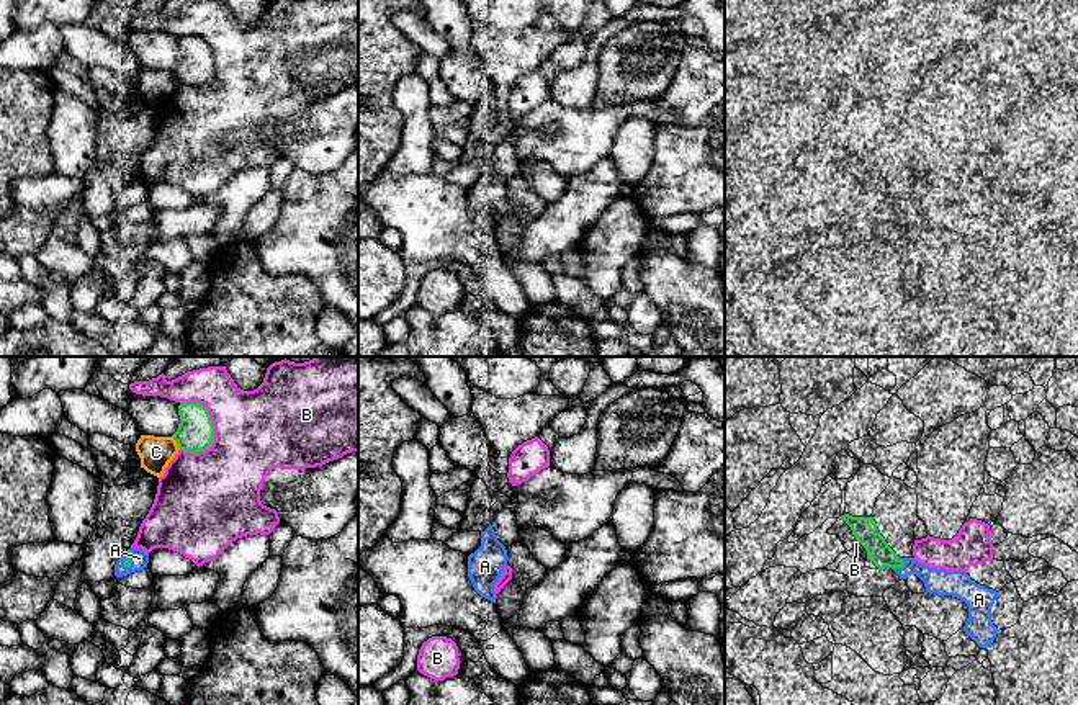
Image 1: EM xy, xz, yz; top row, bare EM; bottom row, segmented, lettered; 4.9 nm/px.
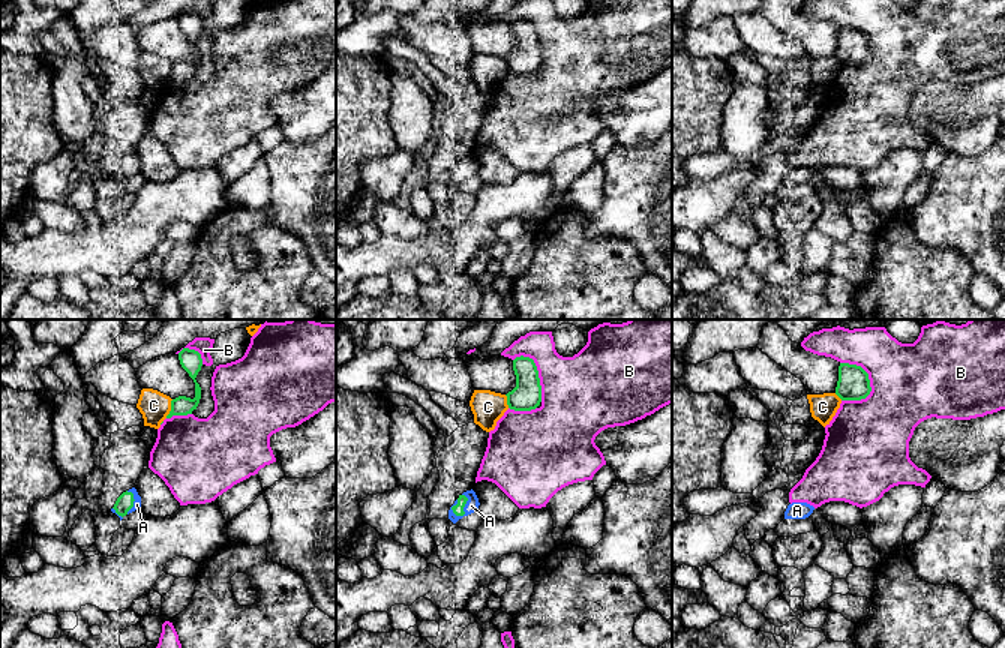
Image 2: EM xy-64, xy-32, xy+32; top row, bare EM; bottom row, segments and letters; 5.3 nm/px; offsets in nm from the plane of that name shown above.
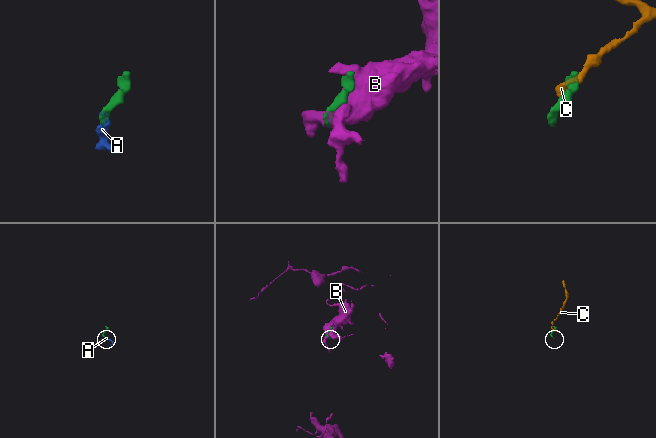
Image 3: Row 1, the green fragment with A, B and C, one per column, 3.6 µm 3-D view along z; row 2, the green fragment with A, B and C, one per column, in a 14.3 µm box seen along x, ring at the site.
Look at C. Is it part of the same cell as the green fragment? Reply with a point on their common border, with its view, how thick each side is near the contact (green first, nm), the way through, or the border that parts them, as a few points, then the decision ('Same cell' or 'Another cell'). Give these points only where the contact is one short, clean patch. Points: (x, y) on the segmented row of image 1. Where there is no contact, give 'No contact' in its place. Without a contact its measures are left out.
Touches green at xy (175, 440). Thickness 180 nm (green) against 160 nm. Boundary: xy (172, 435), (180, 449). Another cell

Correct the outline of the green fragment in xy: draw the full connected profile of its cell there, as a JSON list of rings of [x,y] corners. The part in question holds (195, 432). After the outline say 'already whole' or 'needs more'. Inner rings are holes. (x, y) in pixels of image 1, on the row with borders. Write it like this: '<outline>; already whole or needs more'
[[[182,402],[178,406],[180,424],[172,435],[180,450],[200,453],[211,448],[214,425],[208,409],[200,402]]]; already whole

